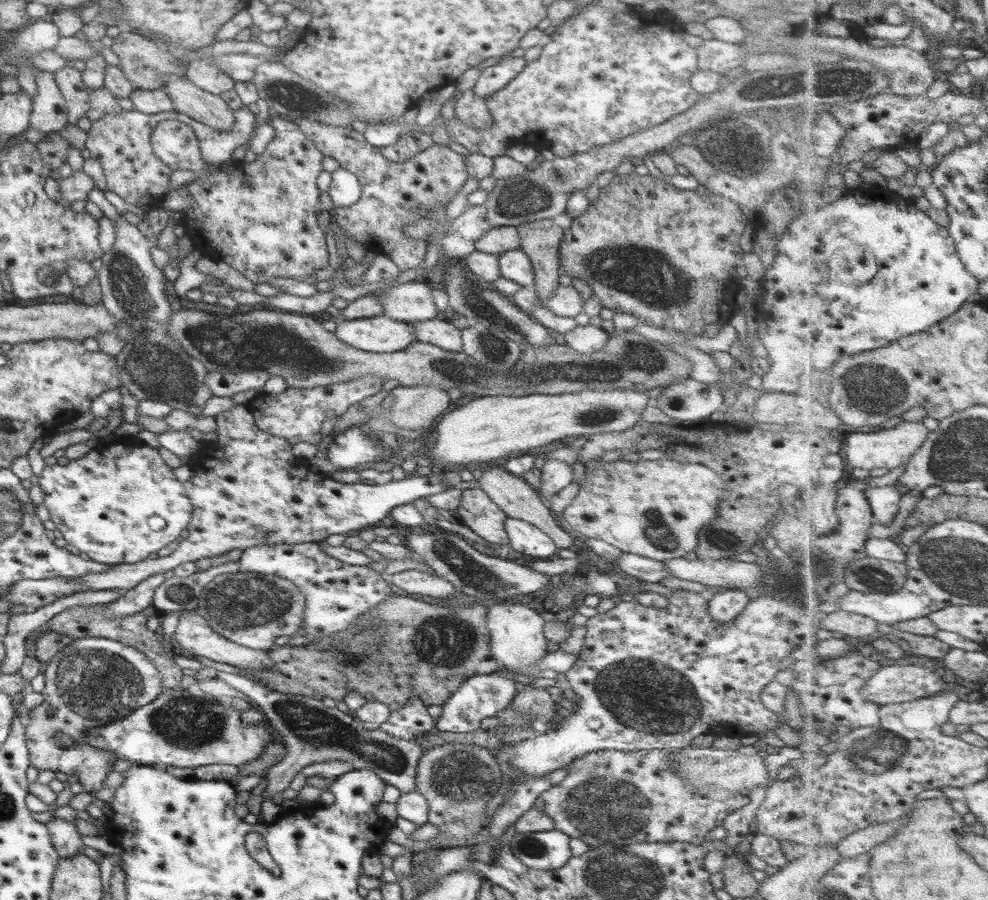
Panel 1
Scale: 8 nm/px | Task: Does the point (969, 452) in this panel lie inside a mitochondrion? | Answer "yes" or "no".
yes

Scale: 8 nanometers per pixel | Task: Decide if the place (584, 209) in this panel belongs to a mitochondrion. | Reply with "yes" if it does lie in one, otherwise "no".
no

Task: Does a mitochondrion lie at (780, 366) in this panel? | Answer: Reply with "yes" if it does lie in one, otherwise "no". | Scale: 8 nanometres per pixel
no

